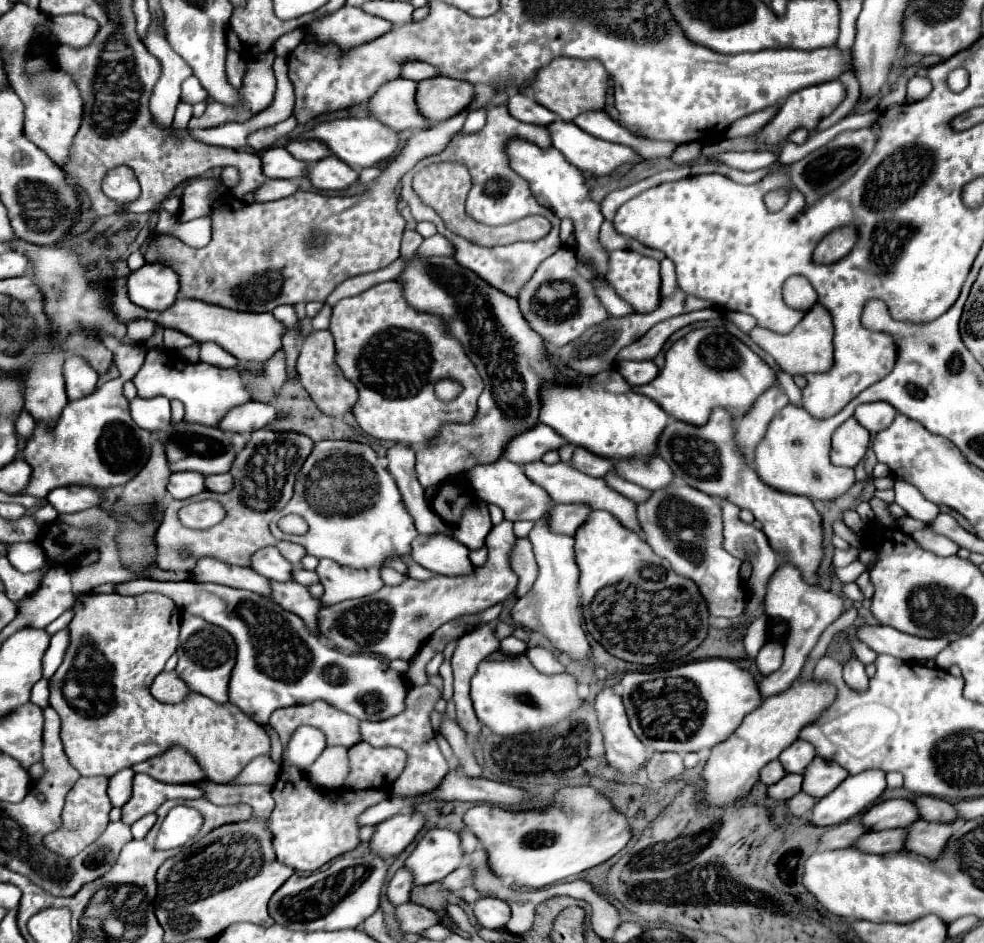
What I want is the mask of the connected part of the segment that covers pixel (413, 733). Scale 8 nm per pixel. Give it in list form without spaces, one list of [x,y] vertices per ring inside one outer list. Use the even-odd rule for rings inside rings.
[[[421,685],[421,687],[413,687],[407,695],[407,709],[405,713],[399,713],[391,719],[385,721],[363,721],[361,723],[361,735],[363,741],[375,745],[375,747],[399,747],[407,753],[407,765],[403,769],[403,773],[399,775],[399,779],[391,785],[391,793],[393,795],[403,795],[403,797],[415,797],[415,795],[423,795],[433,791],[439,781],[447,775],[449,765],[435,741],[435,733],[431,727],[431,711],[435,709],[435,703],[441,699],[441,691],[433,685]]]

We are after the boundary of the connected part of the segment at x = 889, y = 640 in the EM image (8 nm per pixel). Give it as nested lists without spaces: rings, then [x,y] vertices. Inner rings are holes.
[[[863,625],[857,629],[859,641],[867,643],[875,653],[887,653],[907,661],[935,659],[939,651],[947,647],[947,639],[921,639],[901,631],[895,631],[885,625]]]

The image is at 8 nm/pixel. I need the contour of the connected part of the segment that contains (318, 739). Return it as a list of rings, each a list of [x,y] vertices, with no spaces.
[[[301,726],[292,735],[280,764],[297,765],[307,771],[311,763],[323,753],[323,749],[325,749],[323,733],[311,726]]]

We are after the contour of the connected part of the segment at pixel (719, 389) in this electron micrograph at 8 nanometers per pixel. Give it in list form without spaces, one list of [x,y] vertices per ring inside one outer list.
[[[703,327],[673,343],[665,353],[665,365],[659,375],[651,383],[633,389],[655,399],[675,419],[703,425],[713,407],[725,407],[735,417],[747,413],[751,403],[775,383],[775,371],[725,327]]]

